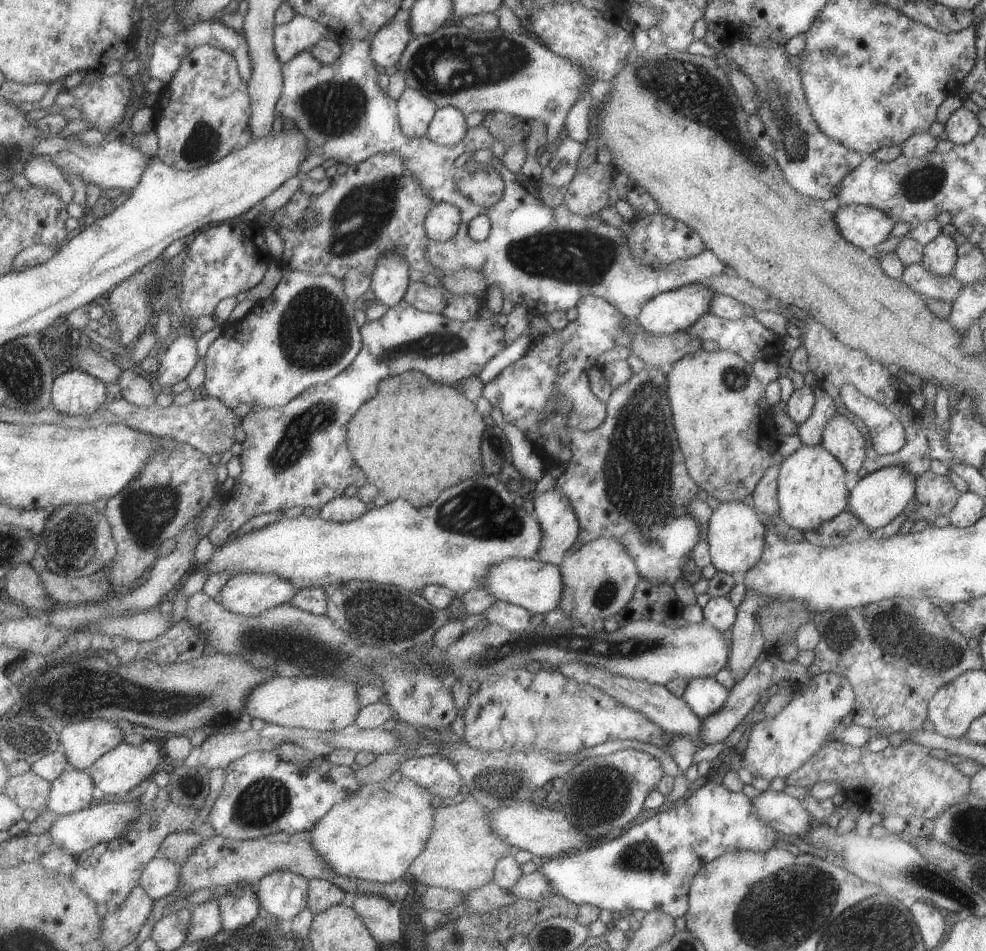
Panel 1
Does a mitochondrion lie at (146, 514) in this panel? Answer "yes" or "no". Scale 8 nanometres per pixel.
yes

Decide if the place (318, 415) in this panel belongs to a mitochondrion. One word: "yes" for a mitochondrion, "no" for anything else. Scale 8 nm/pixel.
yes

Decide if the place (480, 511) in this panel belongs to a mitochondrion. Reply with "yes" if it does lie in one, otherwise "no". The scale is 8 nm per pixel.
yes

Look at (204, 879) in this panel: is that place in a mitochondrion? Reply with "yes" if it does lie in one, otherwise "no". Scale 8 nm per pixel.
no

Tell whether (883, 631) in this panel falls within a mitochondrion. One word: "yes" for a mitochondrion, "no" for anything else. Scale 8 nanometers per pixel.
yes

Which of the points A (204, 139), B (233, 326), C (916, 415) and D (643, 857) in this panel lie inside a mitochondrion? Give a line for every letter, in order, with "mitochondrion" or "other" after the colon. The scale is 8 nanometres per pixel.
A: mitochondrion
B: other
C: other
D: mitochondrion

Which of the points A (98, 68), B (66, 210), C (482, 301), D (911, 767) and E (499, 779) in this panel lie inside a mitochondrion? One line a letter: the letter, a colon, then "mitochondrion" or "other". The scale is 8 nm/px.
A: other
B: other
C: other
D: other
E: mitochondrion

